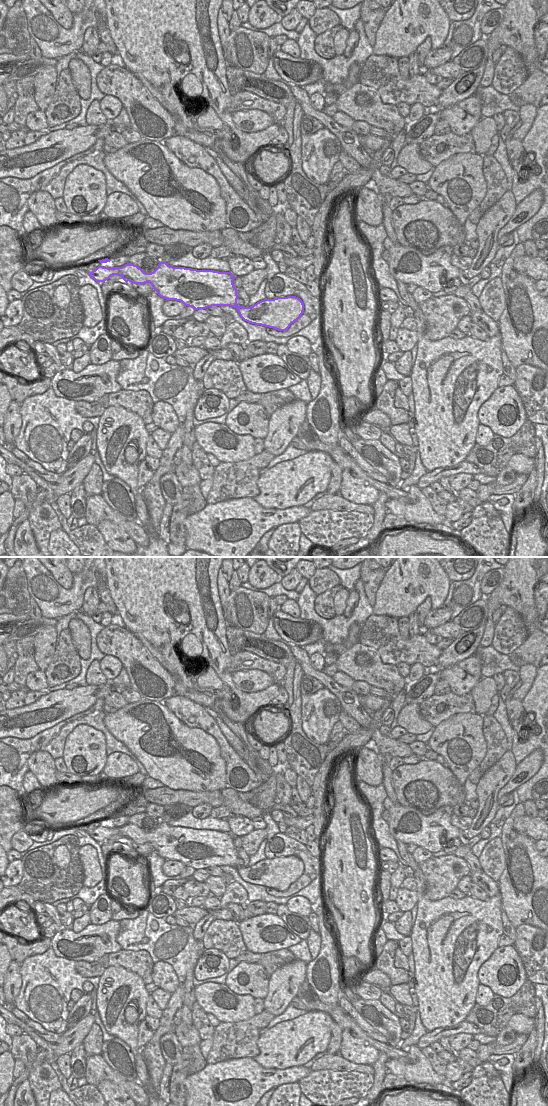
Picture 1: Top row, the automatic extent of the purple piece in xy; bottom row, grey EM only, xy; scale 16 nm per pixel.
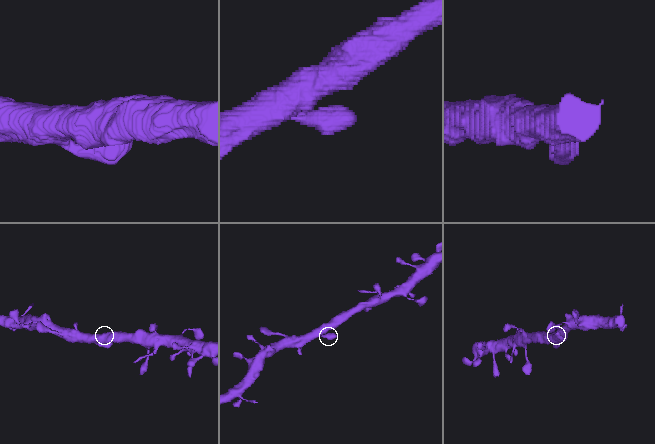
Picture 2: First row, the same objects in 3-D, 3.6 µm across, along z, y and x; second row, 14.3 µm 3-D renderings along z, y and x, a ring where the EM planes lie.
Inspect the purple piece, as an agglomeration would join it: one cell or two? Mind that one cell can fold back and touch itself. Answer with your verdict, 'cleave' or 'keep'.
keep

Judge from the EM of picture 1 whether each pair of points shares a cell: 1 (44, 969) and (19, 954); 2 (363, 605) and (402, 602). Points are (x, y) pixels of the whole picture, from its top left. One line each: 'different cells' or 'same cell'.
1: different cells
2: different cells

